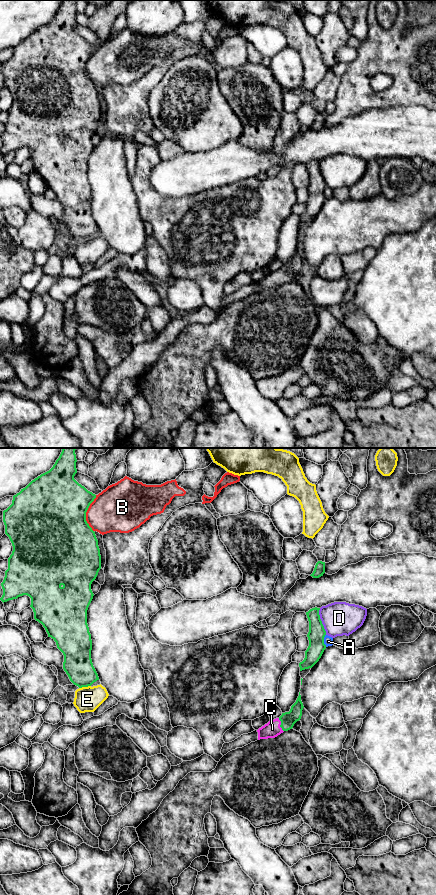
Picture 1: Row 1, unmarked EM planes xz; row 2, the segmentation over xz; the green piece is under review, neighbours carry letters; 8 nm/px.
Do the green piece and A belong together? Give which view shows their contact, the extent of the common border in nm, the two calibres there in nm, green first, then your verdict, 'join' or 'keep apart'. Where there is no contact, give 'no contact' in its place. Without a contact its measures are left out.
contact in xz; length 100 nm; calibres 140 and 80 nm; keep apart

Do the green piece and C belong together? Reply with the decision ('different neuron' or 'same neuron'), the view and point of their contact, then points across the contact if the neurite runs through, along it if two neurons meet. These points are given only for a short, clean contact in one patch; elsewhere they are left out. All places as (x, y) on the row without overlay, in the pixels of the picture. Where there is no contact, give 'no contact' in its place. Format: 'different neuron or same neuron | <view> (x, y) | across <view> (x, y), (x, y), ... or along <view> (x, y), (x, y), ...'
same neuron | xz (280, 277) | across xz (288, 271), (280, 277), (272, 281)

